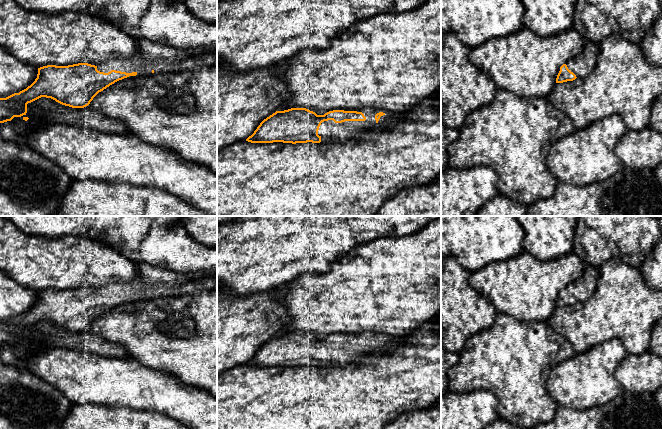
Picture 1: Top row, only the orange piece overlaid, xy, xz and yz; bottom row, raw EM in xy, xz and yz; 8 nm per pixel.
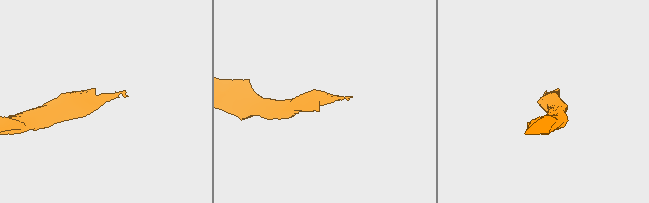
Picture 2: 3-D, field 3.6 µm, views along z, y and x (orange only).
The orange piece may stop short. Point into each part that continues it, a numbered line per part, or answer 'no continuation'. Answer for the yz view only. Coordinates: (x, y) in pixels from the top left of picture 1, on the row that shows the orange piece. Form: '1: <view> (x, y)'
1: yz (583, 64)

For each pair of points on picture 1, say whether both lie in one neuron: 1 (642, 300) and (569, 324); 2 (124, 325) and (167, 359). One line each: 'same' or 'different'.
1: same
2: same

